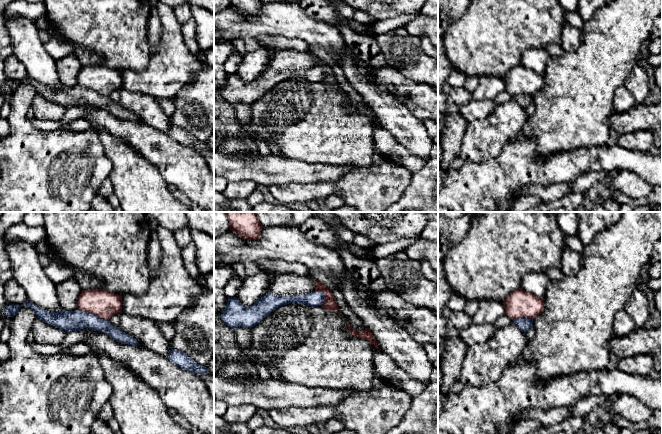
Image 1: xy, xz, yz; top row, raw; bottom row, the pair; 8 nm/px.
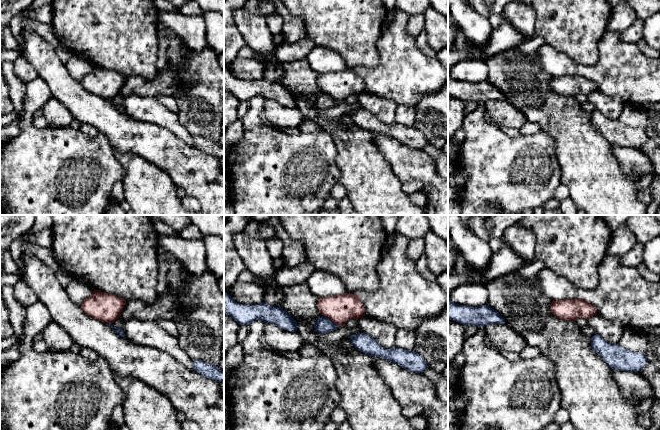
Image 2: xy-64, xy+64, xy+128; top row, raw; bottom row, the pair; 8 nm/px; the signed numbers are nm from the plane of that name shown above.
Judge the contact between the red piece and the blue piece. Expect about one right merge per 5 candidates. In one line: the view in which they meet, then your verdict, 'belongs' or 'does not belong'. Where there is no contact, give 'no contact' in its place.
xy | does not belong

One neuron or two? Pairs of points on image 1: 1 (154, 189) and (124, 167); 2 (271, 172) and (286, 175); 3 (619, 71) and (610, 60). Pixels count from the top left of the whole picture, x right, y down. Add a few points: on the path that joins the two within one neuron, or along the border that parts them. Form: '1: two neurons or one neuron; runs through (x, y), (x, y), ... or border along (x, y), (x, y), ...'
1: one neuron; runs through (147, 189), (131, 174)
2: one neuron; runs through (275, 172), (282, 172)
3: one neuron; runs through (616, 68), (611, 63)

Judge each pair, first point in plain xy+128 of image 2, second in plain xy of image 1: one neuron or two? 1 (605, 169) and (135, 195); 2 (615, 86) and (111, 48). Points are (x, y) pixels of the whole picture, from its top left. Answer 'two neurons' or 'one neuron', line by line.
1: one neuron
2: two neurons

